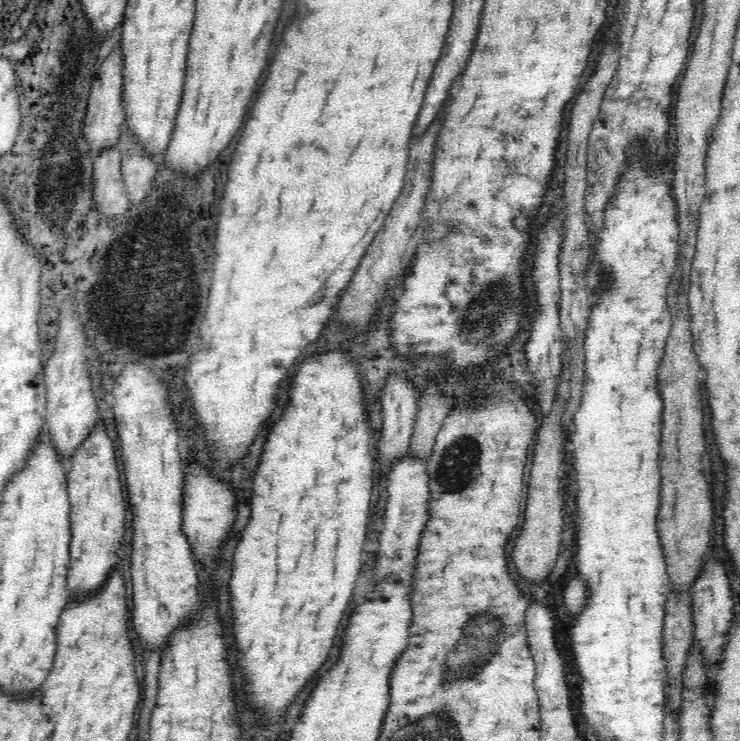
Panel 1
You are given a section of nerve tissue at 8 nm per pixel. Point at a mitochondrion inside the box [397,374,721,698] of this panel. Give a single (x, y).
(477, 645)

